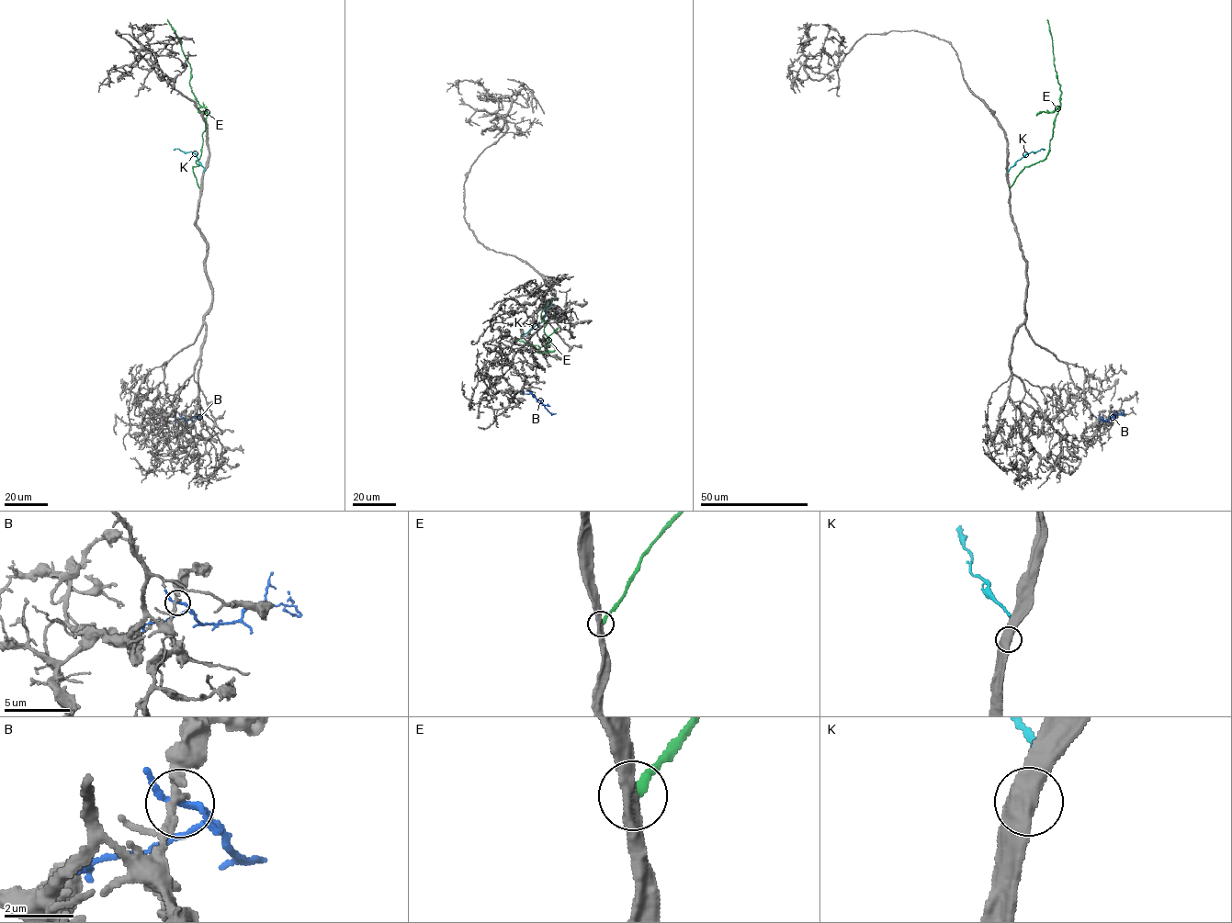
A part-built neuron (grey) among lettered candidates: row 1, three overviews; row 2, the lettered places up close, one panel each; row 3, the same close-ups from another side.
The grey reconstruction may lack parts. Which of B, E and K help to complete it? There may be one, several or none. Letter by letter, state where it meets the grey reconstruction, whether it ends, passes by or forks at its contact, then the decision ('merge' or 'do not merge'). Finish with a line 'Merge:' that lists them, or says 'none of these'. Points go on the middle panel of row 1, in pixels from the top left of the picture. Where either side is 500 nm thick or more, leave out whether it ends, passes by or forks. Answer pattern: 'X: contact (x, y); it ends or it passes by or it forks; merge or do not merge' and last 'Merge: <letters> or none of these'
B: contact (529, 391); it forks; do not merge
E: contact (548, 301); it ends; do not merge
K: contact (552, 299); do not merge
Merge: none of these

